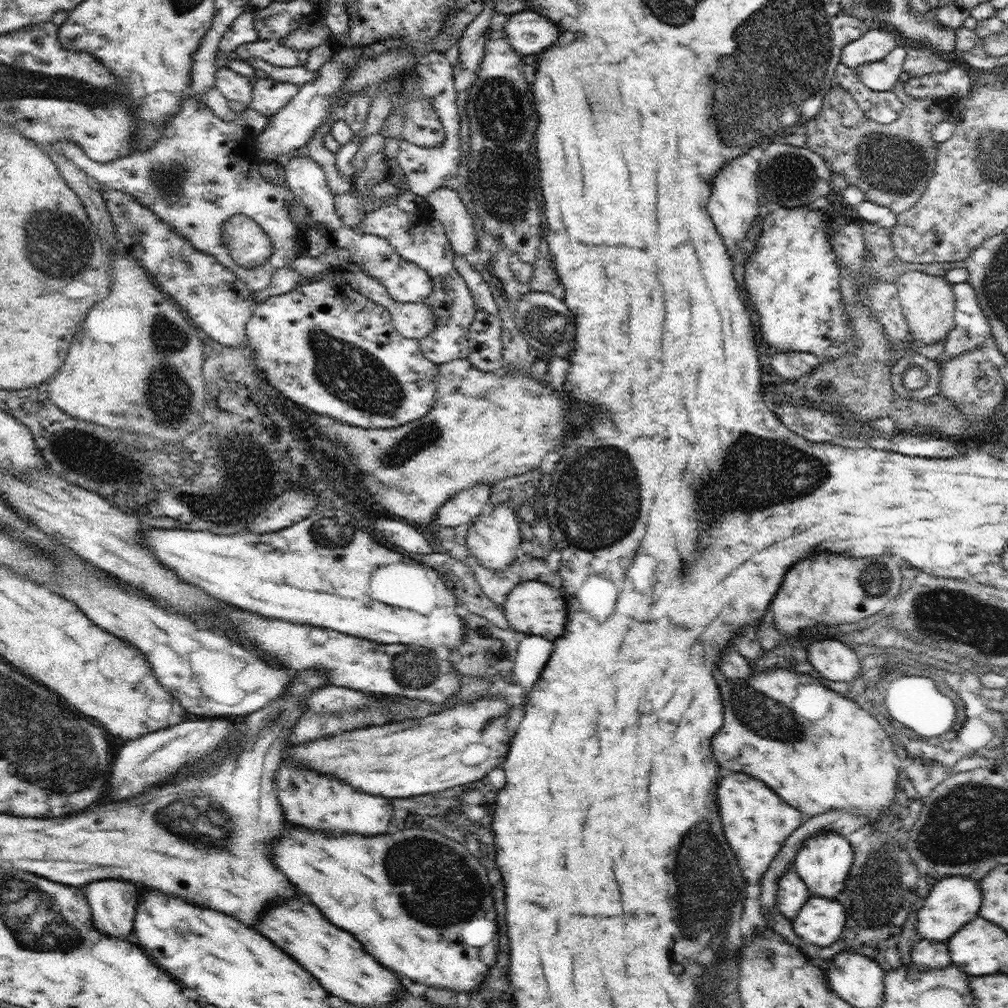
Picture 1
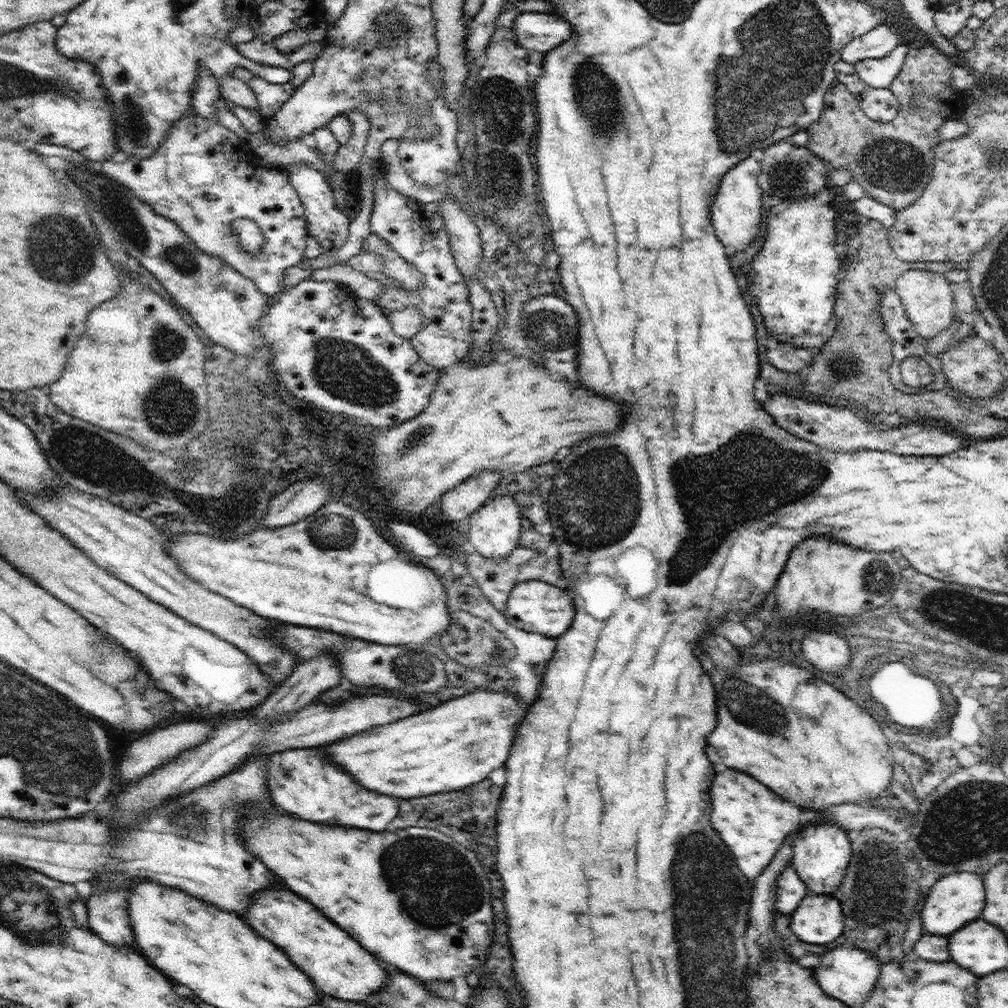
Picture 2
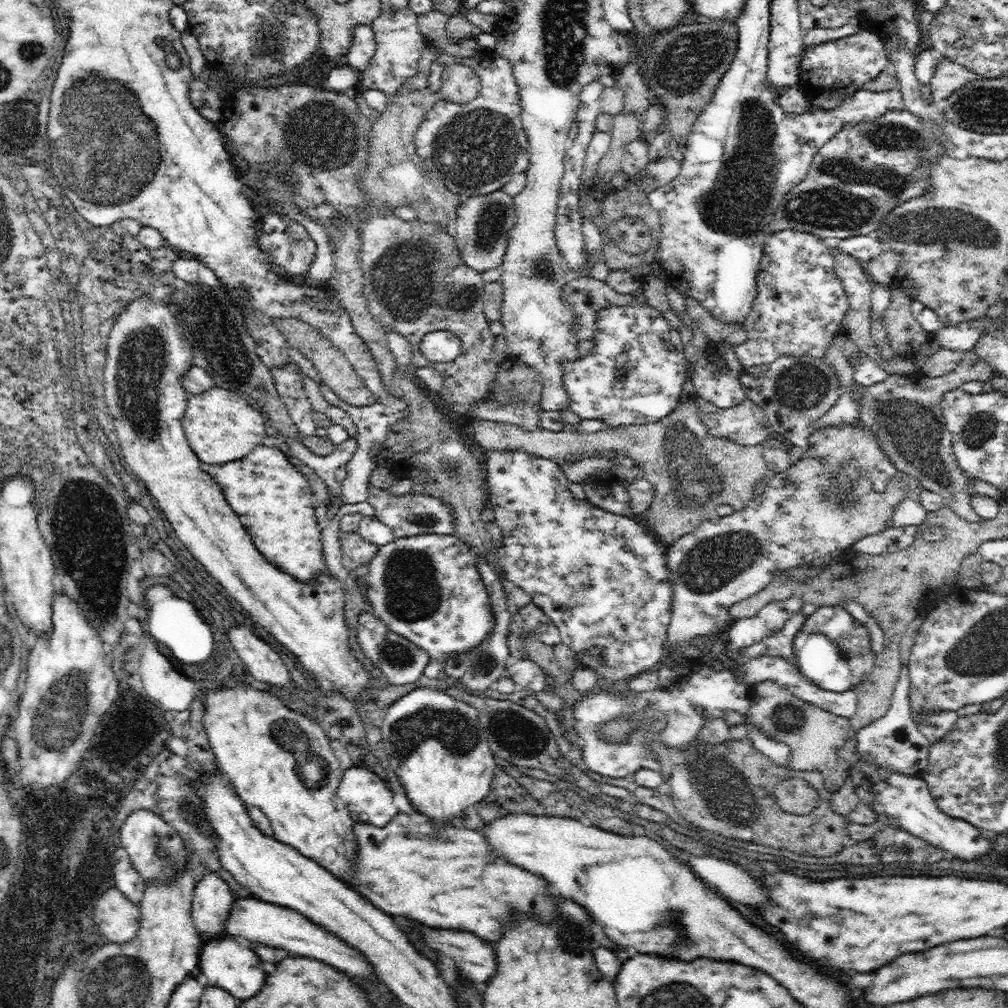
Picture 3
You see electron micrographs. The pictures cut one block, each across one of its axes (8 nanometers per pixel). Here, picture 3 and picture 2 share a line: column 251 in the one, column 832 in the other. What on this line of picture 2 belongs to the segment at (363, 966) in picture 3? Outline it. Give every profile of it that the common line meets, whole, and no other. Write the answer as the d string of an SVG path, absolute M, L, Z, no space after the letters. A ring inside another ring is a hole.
M808 893L791 914L790 928L802 942L826 945L842 934L842 906L831 895Z

